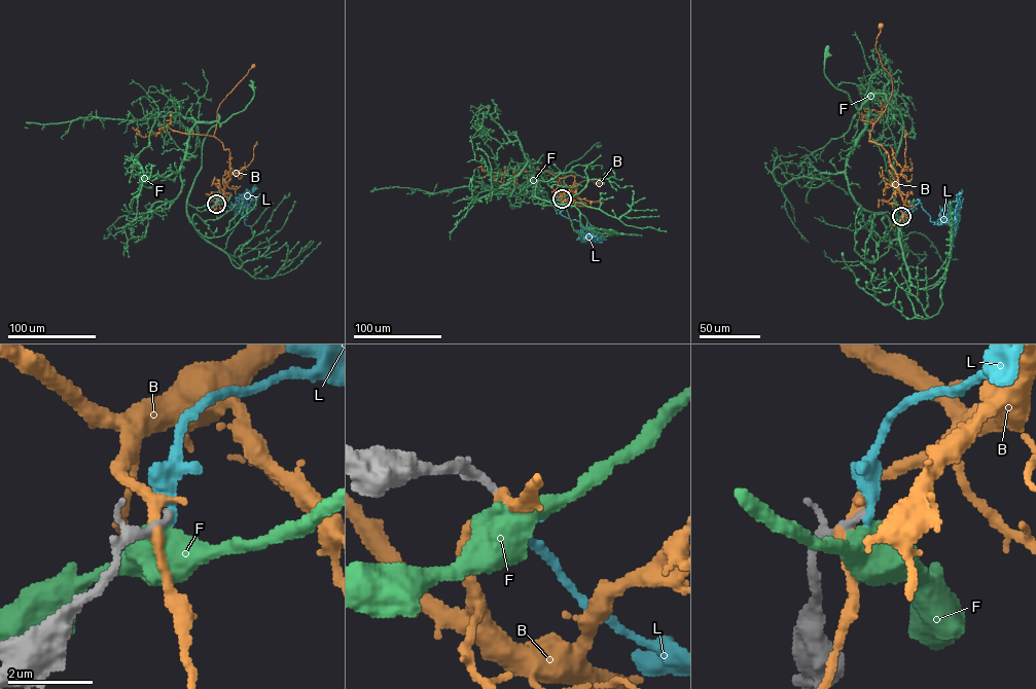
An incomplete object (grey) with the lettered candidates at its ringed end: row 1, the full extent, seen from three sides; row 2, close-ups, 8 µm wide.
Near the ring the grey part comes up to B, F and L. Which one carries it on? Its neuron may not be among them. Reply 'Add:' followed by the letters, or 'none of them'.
Add: none of them

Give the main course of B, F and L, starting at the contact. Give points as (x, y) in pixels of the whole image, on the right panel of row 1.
B: (901, 216), (904, 203), (888, 152), (868, 142), (891, 94), (892, 77), (876, 46), (881, 26)
F: (901, 217), (899, 230), (902, 120), (873, 94), (847, 181), (907, 251), (892, 277), (859, 289)
L: (901, 216), (919, 203), (932, 222), (947, 223), (956, 216), (951, 213), (939, 216), (939, 206)

